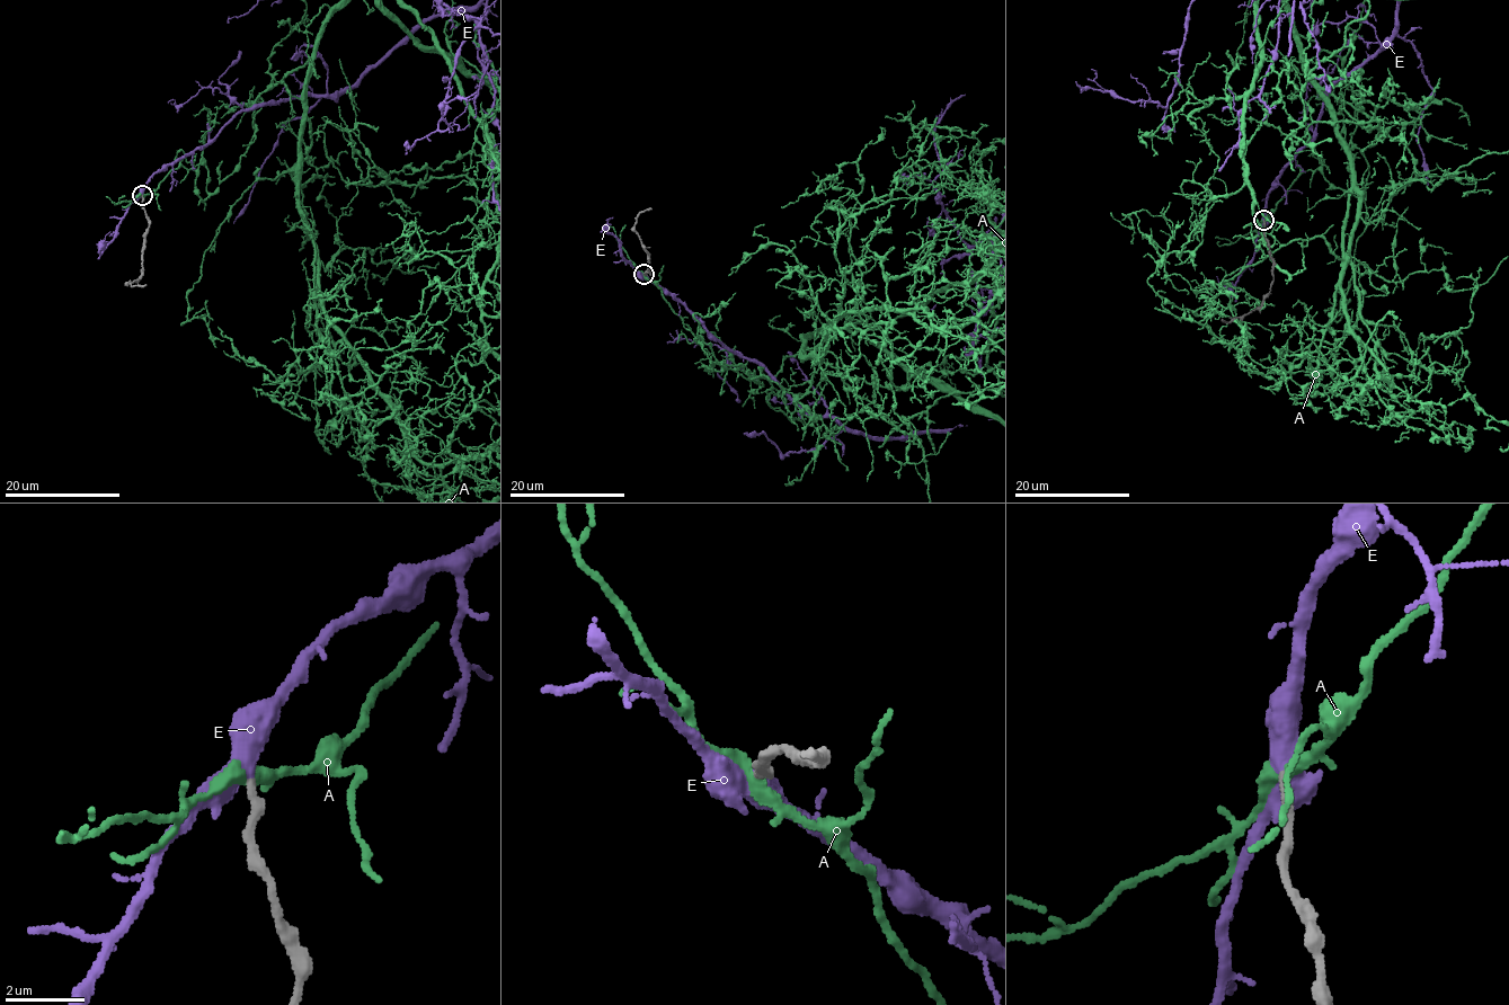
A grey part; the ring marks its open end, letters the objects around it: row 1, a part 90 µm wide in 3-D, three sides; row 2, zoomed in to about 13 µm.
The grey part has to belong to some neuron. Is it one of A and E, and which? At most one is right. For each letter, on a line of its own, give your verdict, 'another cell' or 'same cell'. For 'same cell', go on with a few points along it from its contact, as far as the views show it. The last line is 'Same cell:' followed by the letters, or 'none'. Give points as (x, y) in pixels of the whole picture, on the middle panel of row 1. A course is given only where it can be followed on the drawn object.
A: another cell
E: same cell
Same cell: E

